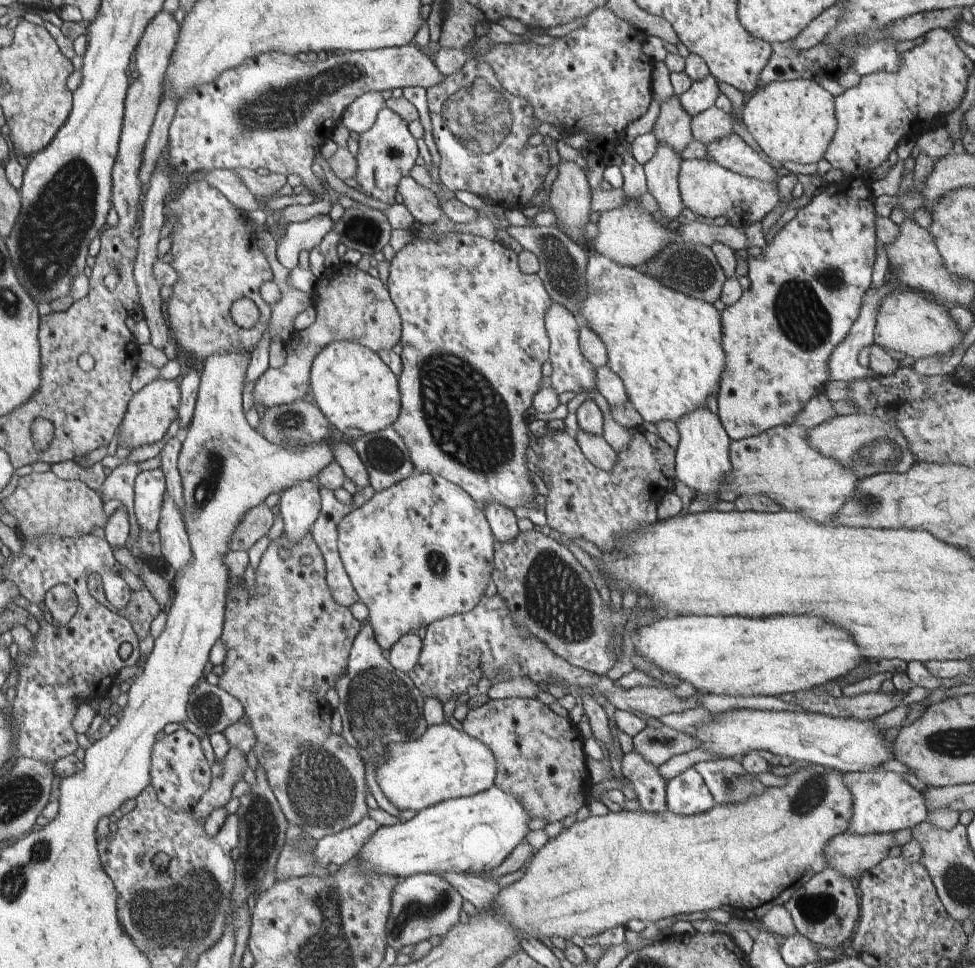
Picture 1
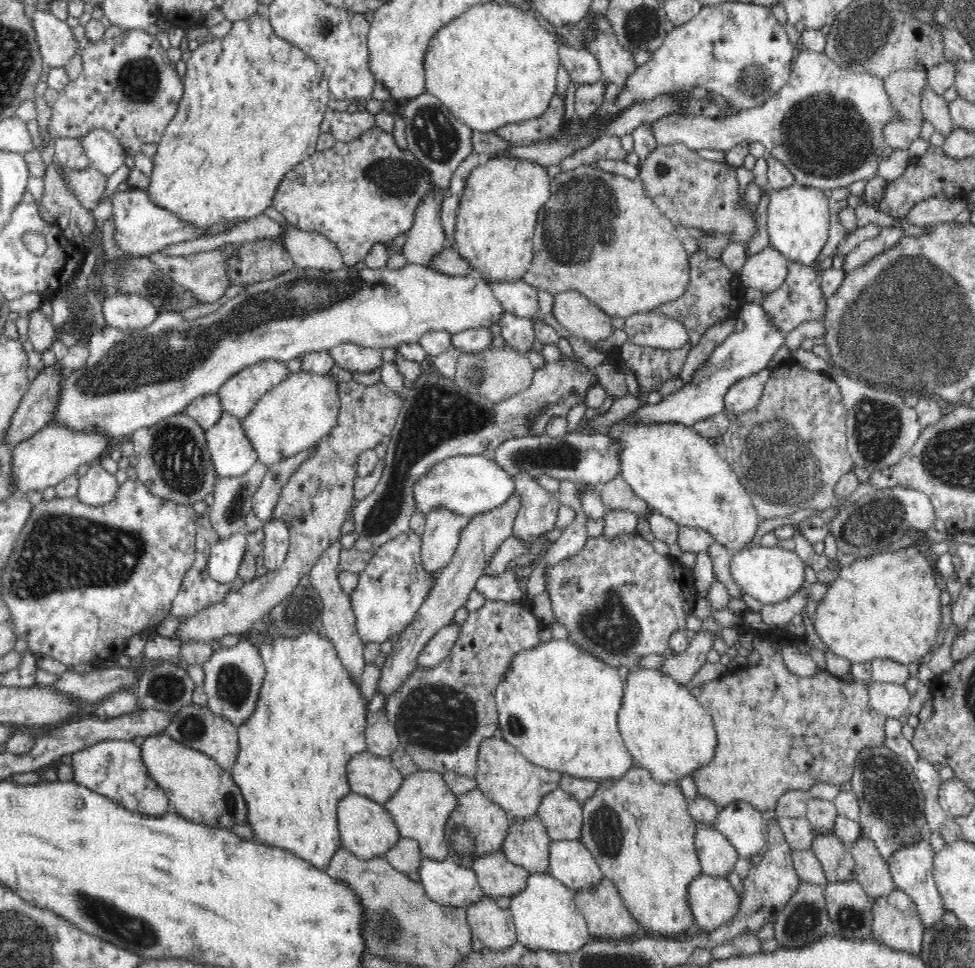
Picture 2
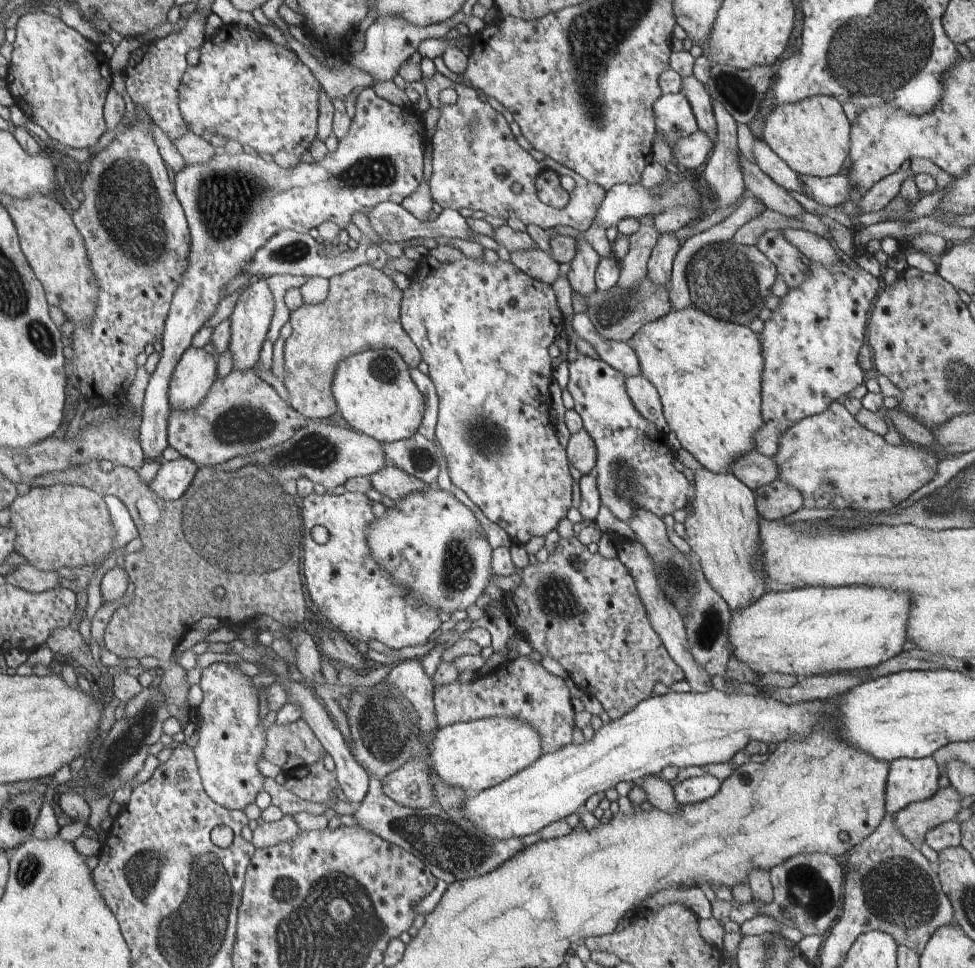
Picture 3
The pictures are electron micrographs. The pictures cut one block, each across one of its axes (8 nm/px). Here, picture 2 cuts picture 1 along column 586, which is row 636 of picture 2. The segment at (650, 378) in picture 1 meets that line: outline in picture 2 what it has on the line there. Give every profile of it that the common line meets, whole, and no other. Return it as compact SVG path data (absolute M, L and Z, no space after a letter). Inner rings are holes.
M315 630L304 632L295 637L280 635L278 633L269 634L262 640L259 652L264 661L265 677L263 685L259 692L259 700L256 703L256 712L240 727L239 734L239 752L237 760L229 771L233 782L239 787L242 795L244 795L246 817L248 817L248 825L254 829L254 839L268 846L276 846L282 850L294 854L301 861L316 867L316 869L326 870L328 863L332 860L332 856L342 848L340 840L340 831L338 826L337 806L340 800L343 800L348 793L351 793L349 781L347 780L347 762L356 754L367 751L367 743L365 740L365 729L367 726L367 702L362 697L360 684L356 683L350 672L346 671L346 667L342 665L338 651L334 649L332 641L328 637L320 636Z

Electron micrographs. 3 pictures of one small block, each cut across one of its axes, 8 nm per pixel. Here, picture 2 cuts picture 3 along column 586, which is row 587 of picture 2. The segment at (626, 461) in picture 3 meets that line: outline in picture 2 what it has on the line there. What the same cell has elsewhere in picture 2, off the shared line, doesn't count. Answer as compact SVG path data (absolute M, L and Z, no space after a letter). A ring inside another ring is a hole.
M410 530L399 534L374 548L366 568L359 573L356 590L350 594L350 603L356 615L356 631L364 644L381 643L400 634L413 620L422 602L432 590L434 578L420 563L422 537Z

